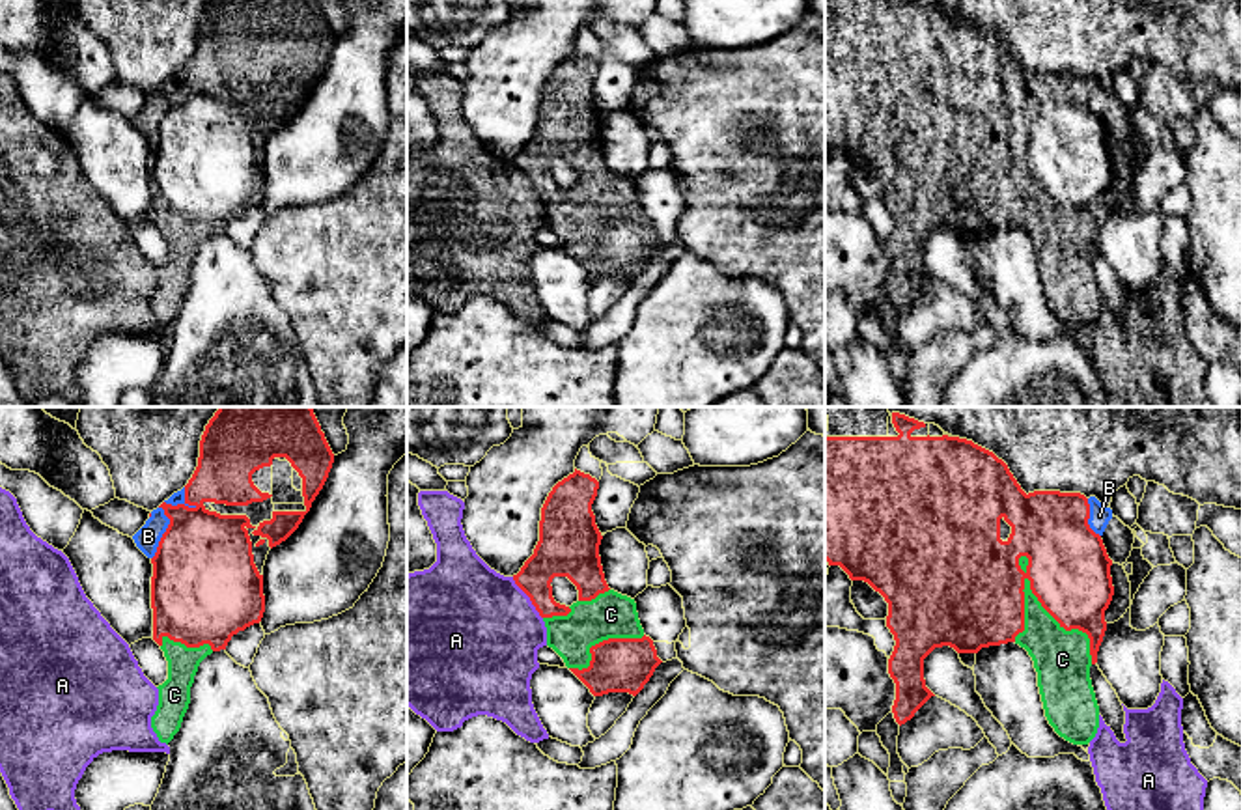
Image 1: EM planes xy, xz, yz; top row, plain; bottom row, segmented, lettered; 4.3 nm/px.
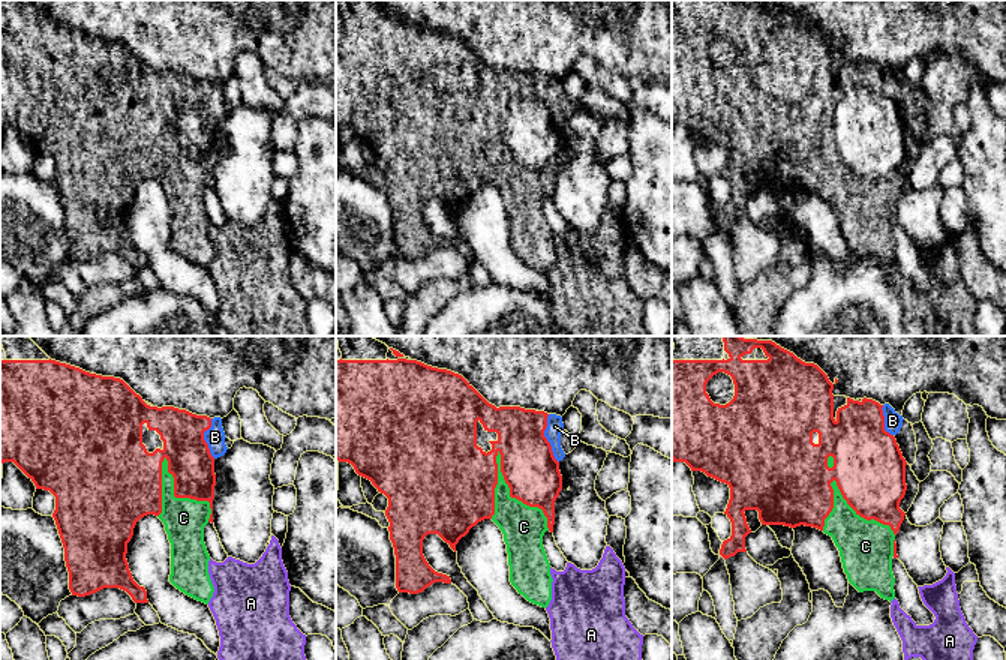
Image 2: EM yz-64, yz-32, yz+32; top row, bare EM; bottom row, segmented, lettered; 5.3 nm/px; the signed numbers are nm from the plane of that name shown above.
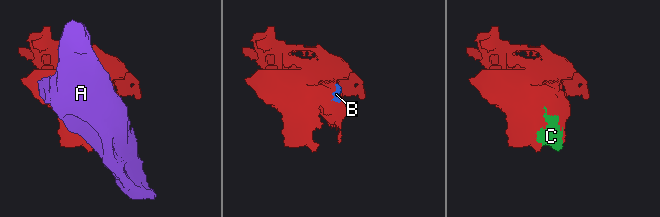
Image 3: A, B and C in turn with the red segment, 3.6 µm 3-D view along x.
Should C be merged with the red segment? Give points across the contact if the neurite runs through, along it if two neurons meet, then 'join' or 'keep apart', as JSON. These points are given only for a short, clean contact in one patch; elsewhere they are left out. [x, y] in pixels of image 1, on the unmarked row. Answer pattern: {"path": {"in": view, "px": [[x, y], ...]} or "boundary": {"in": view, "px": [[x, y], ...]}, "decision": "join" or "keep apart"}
{"decision": "join"}

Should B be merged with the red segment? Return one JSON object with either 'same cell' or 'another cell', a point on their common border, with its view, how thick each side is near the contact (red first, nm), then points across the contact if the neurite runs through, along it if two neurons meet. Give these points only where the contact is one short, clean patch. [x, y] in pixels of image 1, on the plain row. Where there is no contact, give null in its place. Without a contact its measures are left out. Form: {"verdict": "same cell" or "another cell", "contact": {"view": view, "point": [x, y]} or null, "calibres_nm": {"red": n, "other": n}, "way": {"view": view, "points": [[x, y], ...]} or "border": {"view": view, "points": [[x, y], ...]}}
{"verdict": "same cell", "contact": {"view": "xy", "point": [165, 114]}, "calibres_nm": {"red": 440, "other": 100}}

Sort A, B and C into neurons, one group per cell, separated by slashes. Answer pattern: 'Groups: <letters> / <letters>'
Groups: A / B C

